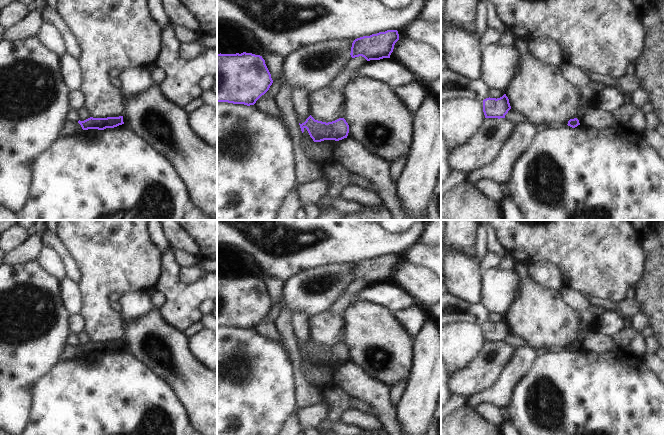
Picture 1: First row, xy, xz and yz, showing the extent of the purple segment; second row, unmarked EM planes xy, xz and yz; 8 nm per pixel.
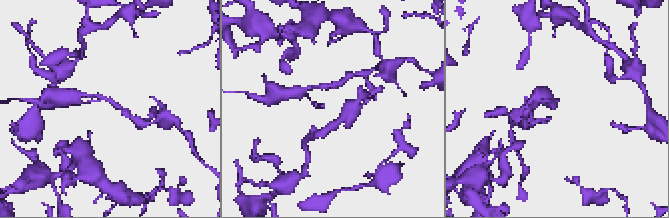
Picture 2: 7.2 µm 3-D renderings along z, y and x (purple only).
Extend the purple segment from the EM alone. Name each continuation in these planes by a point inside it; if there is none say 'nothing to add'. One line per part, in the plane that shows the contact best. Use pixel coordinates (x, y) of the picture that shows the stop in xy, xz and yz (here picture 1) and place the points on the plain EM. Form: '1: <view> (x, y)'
nothing to add

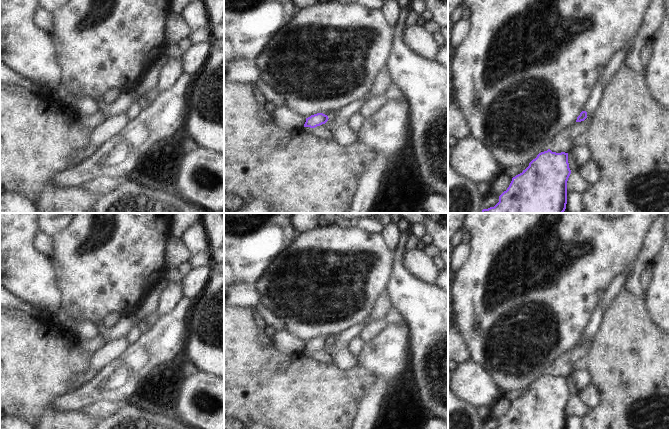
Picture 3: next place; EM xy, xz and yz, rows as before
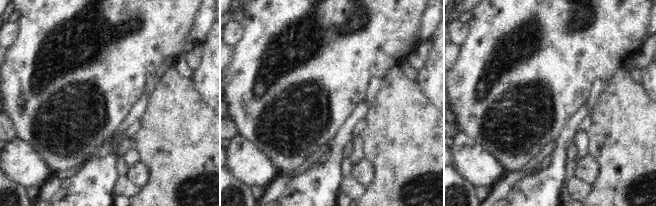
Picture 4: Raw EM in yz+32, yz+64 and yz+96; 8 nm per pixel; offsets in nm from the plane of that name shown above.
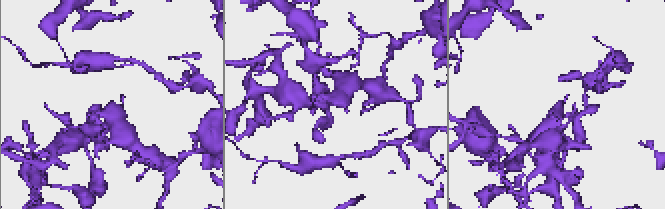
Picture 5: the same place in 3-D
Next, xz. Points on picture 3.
nothing to add

